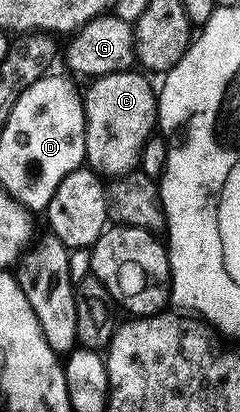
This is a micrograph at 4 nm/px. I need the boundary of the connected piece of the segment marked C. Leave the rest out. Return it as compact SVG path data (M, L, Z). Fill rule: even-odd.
M145 73L103 74L84 90L86 108L85 165L99 176L131 173L139 165L143 144L155 133L158 99Z

